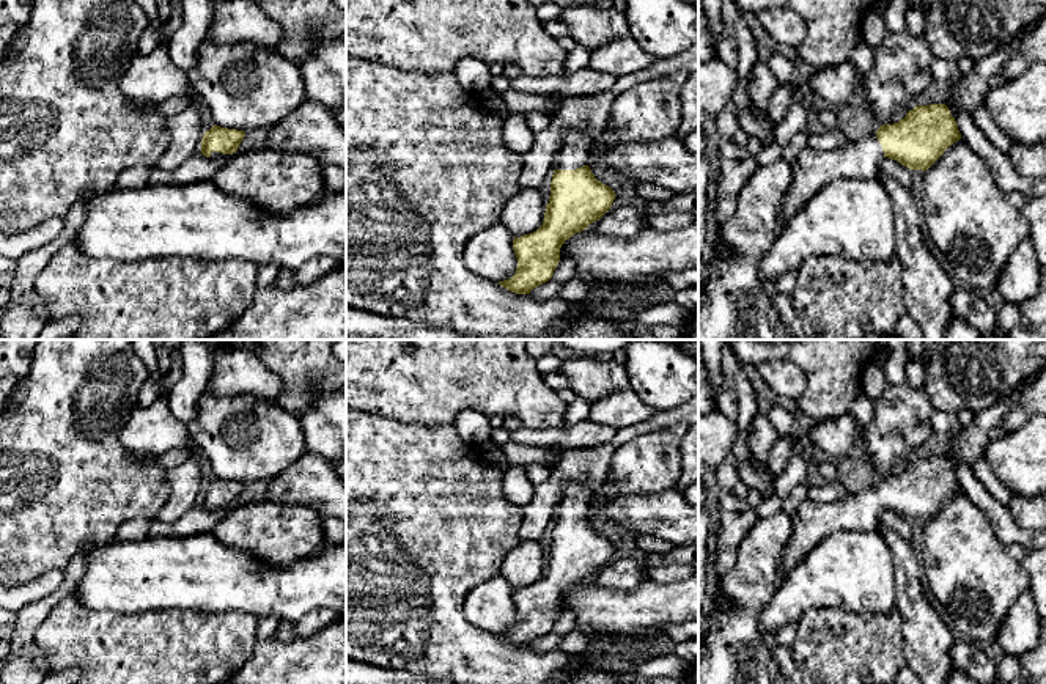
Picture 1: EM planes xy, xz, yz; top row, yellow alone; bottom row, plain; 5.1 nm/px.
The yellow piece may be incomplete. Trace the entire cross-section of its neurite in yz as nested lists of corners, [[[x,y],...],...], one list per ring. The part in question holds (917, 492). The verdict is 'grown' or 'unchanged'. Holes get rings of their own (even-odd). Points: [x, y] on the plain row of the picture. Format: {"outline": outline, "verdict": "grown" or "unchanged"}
{"outline": [[[930,456],[915,458],[898,475],[879,478],[873,489],[849,492],[831,503],[807,497],[791,516],[791,538],[780,558],[782,572],[788,576],[807,552],[835,531],[875,530],[882,509],[925,524],[959,491],[948,459]]], "verdict": "grown"}

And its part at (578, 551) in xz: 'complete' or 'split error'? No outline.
split error

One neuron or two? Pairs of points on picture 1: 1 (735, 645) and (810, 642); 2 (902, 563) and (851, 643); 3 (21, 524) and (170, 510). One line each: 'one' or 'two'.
1: two
2: two
3: two

